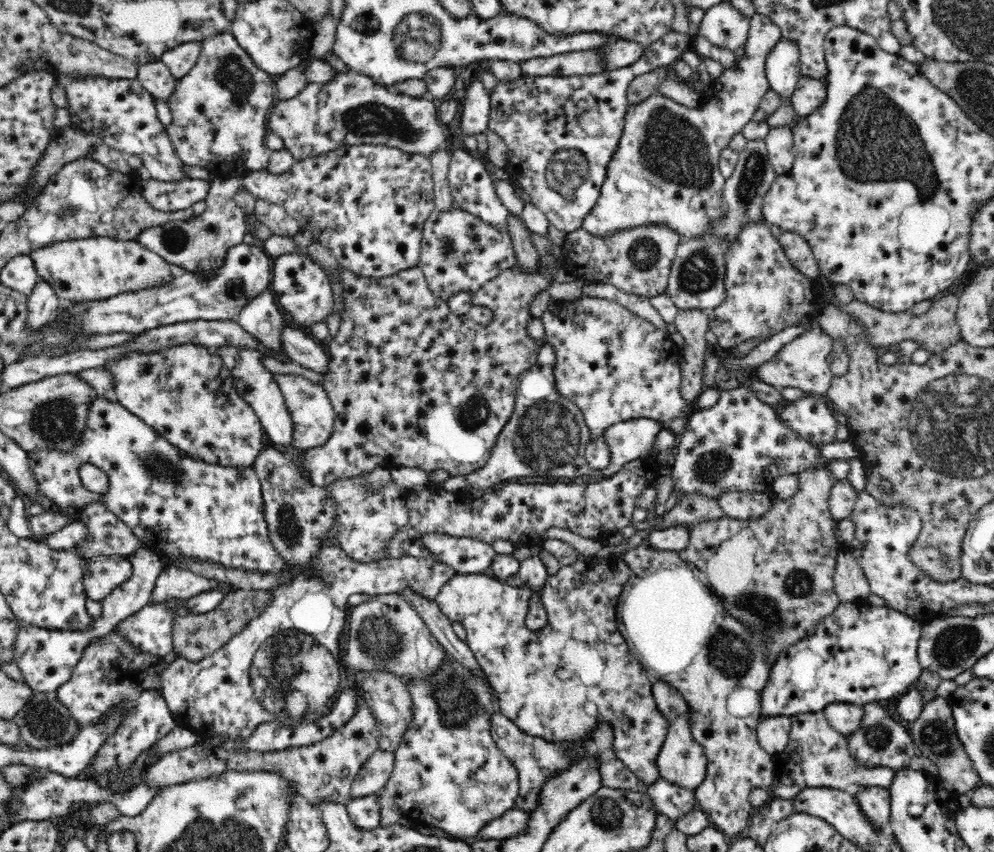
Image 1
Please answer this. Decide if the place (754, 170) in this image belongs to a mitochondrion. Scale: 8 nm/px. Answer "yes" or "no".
yes

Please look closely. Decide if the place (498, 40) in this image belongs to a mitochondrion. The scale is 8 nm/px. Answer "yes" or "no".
no

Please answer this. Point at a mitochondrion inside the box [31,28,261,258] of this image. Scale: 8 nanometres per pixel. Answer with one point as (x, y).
(232, 72)

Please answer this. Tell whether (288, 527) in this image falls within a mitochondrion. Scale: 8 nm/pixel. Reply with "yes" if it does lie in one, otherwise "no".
yes

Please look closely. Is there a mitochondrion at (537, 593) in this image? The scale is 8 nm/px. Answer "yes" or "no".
no

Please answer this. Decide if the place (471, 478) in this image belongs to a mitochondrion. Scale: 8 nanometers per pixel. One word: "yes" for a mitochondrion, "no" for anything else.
no

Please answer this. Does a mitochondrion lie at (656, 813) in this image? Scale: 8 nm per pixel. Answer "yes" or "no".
no

